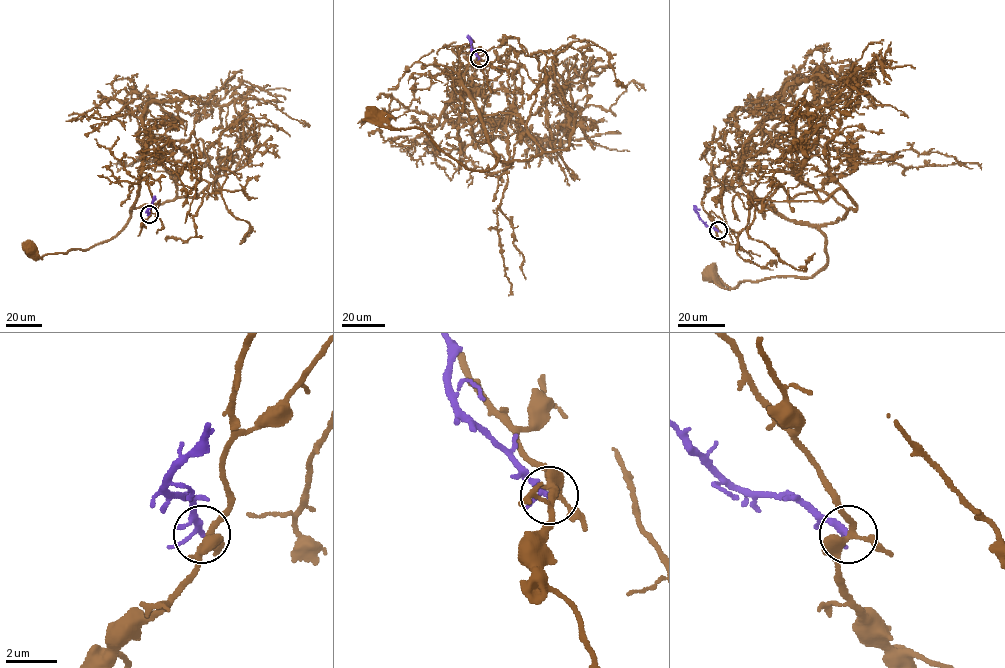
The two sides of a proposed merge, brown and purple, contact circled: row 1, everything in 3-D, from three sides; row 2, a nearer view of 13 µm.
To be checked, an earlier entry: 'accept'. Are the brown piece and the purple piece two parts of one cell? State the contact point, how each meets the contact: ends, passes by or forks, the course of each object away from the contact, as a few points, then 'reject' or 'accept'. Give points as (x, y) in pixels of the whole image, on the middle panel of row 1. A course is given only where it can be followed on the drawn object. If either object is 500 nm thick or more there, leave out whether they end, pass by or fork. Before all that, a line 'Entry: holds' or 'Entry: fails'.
Entry: fails
(479, 58) | brown forks | purple passes by | brown via (480, 58), (461, 47), (459, 75), (499, 160), (492, 168), (465, 167), (423, 130), (395, 129), (373, 112) | purple via (480, 58), (471, 50), (468, 35) | reject

